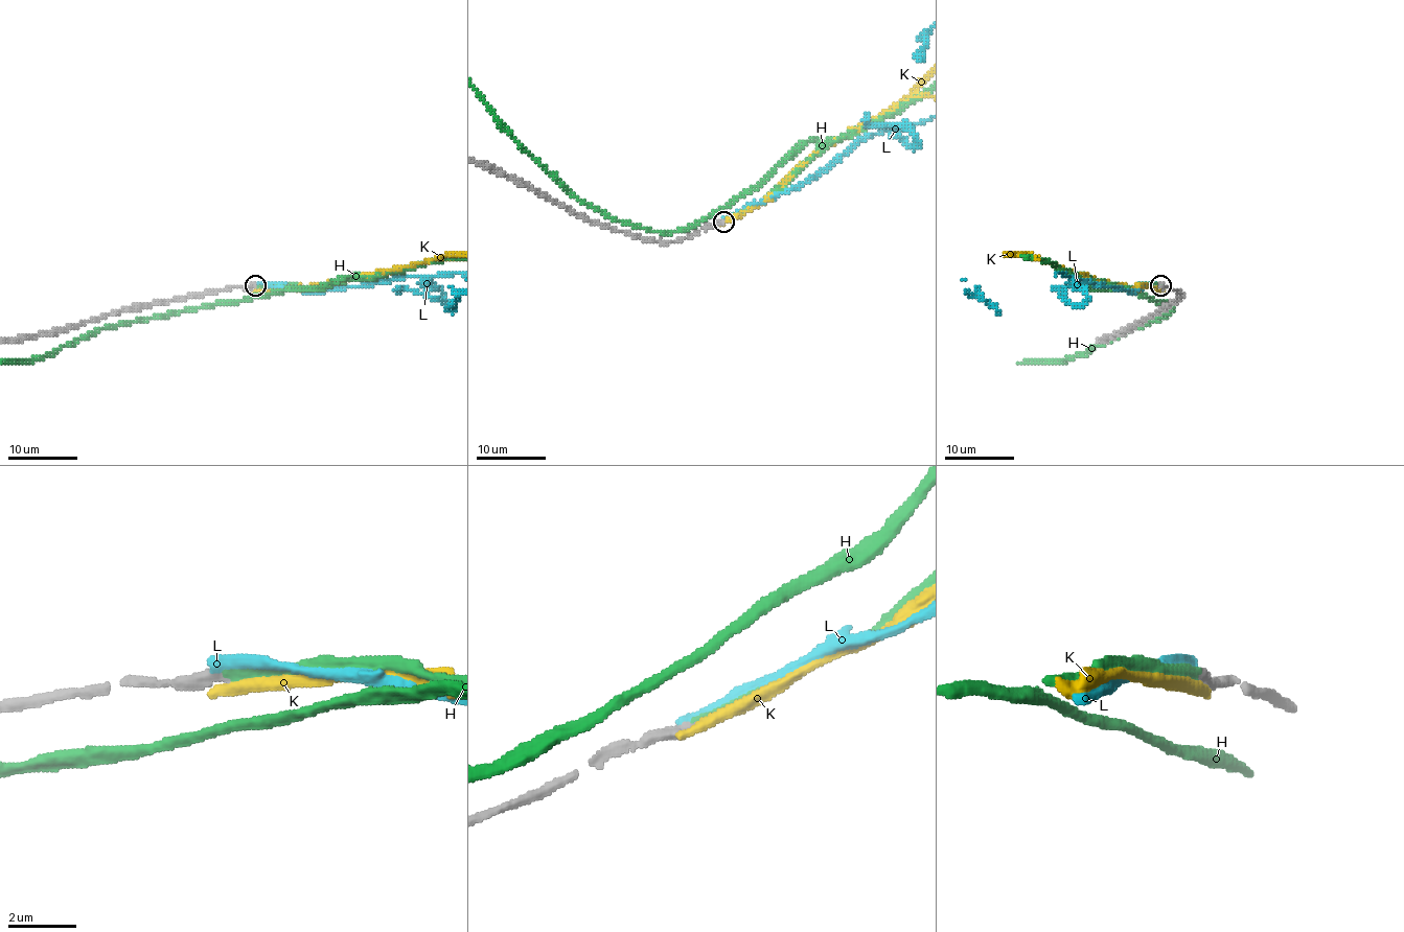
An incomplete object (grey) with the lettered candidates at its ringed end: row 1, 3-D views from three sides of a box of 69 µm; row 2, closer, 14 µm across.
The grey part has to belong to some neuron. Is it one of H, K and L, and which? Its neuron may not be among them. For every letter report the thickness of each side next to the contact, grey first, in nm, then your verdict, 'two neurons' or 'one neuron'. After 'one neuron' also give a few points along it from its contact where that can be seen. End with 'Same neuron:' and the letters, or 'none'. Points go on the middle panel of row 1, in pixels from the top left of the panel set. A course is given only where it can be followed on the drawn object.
H: 360/320 nm | one neuron
K: 400/360 nm | two neurons
L: 400/280 nm | two neurons
Same neuron: H

